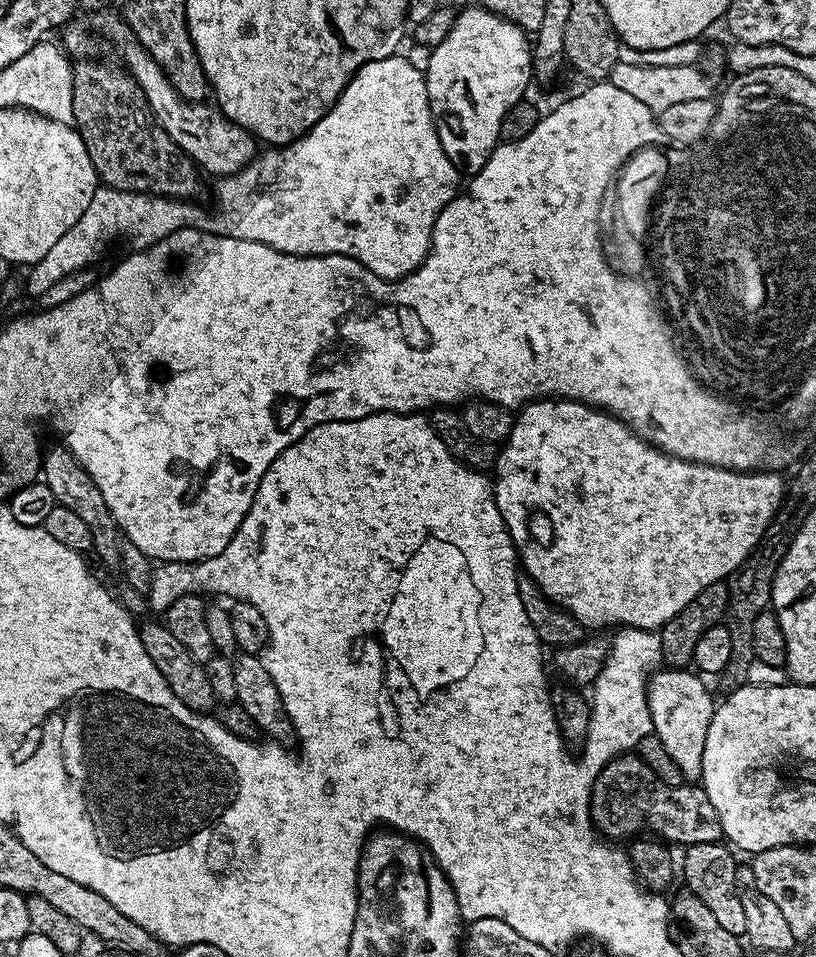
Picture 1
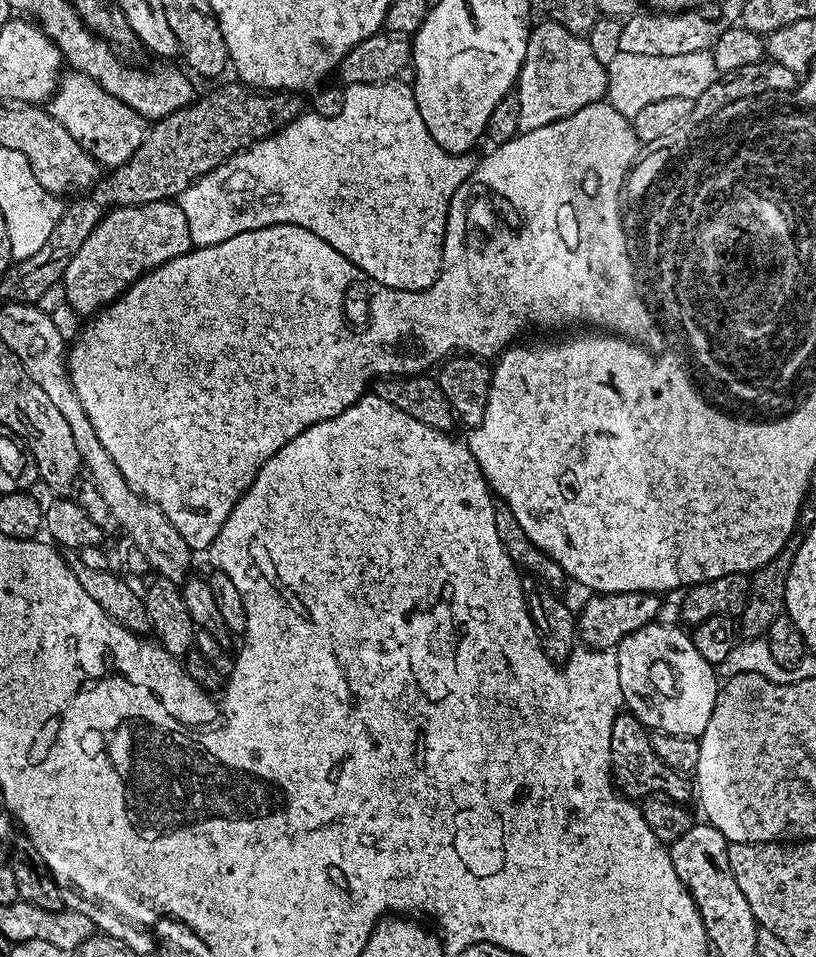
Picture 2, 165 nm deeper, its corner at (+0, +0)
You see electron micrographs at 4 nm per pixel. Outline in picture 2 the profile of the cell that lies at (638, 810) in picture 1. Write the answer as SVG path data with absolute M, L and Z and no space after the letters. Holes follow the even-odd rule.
M621 711L614 718L614 726L610 726L610 762L614 787L621 796L640 802L649 796L662 796L665 800L673 800L675 804L687 805L694 796L694 788L689 777L680 776L658 754L654 754L654 746L649 729L631 712Z

